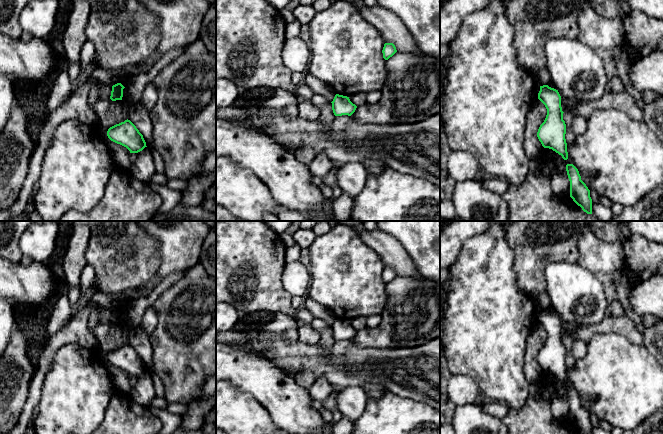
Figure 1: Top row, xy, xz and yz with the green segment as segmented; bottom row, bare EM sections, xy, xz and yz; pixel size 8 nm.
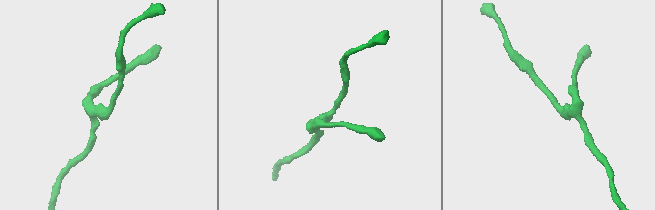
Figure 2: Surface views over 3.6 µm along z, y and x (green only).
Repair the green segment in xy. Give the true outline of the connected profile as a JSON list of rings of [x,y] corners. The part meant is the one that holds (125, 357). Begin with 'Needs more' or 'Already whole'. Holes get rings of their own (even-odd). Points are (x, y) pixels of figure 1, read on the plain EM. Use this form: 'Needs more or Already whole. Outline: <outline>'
Already whole. Outline: [[[128,343],[110,351],[107,360],[111,365],[126,371],[130,377],[138,377],[147,371],[143,359]]]

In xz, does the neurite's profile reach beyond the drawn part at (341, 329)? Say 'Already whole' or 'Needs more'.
Already whole

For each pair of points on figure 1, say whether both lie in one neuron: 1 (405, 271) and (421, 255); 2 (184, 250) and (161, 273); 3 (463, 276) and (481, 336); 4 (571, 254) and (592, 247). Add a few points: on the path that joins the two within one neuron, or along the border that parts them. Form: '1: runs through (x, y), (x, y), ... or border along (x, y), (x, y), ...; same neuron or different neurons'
1: border along (400, 243), (415, 268), (424, 277); different neurons
2: runs through (178, 256), (167, 267); same neuron
3: runs through (478, 291), (481, 294), (481, 321); same neuron
4: border along (582, 231), (578, 240), (578, 260), (576, 262); different neurons

